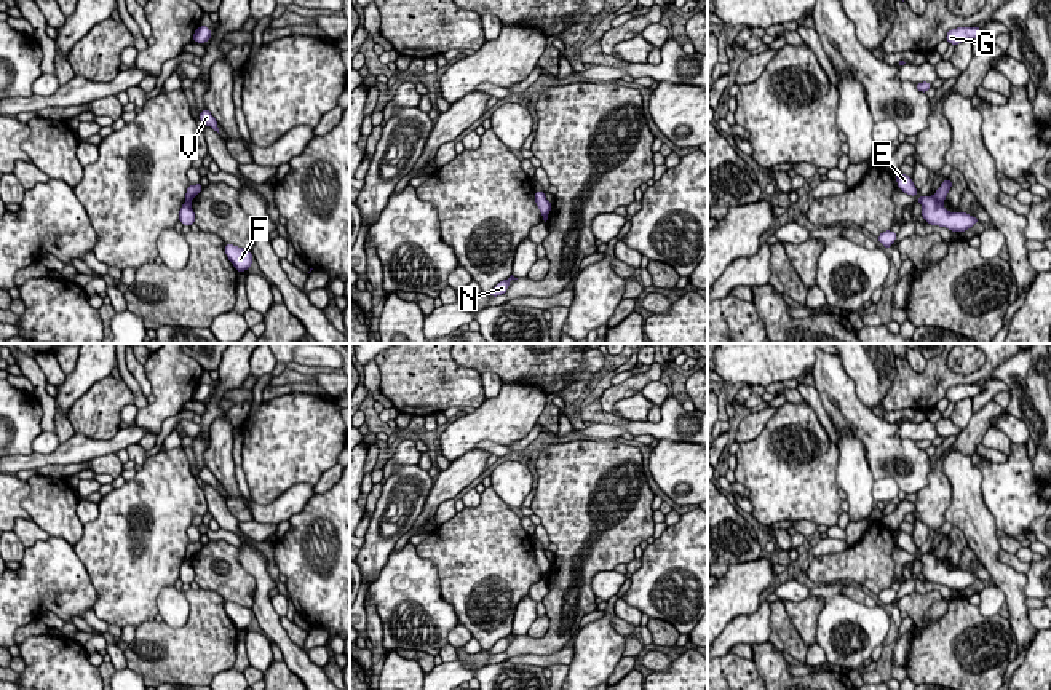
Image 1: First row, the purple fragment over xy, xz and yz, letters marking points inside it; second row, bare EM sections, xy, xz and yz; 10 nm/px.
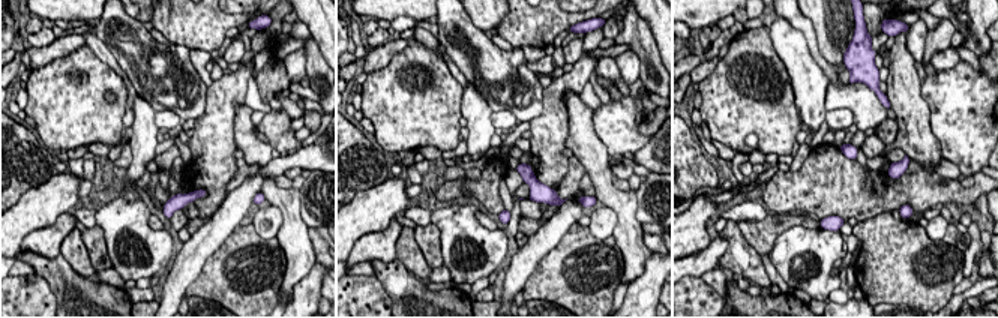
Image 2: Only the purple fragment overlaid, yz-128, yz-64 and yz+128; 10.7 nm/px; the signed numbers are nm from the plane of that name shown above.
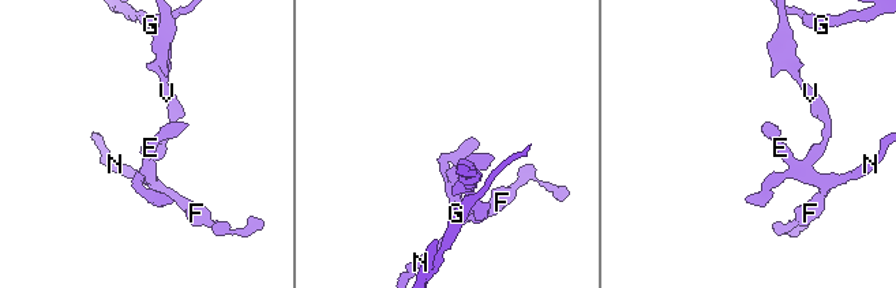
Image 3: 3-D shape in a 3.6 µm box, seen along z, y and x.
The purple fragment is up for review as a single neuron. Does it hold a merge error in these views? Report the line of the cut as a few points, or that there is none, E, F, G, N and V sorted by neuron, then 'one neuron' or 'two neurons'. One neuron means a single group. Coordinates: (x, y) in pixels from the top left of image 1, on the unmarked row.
yz (932, 555), (941, 561) | E F G N / V | two neurons

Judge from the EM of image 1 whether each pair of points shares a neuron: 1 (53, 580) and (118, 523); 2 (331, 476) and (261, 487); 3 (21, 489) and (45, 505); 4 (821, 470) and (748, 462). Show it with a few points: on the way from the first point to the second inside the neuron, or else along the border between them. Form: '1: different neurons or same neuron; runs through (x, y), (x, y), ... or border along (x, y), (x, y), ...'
1: different neurons; border along (72, 547), (96, 591)
2: different neurons; border along (333, 465), (313, 484)
3: different neurons; border along (26, 481), (23, 508), (31, 518)
4: same neuron; runs through (804, 470), (778, 470), (773, 465), (765, 465)

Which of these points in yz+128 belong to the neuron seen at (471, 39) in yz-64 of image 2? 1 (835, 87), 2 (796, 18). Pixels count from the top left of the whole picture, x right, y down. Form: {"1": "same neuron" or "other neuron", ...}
{"1": "same neuron", "2": "same neuron"}

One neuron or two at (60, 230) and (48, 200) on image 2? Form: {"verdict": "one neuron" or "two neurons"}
{"verdict": "one neuron"}

